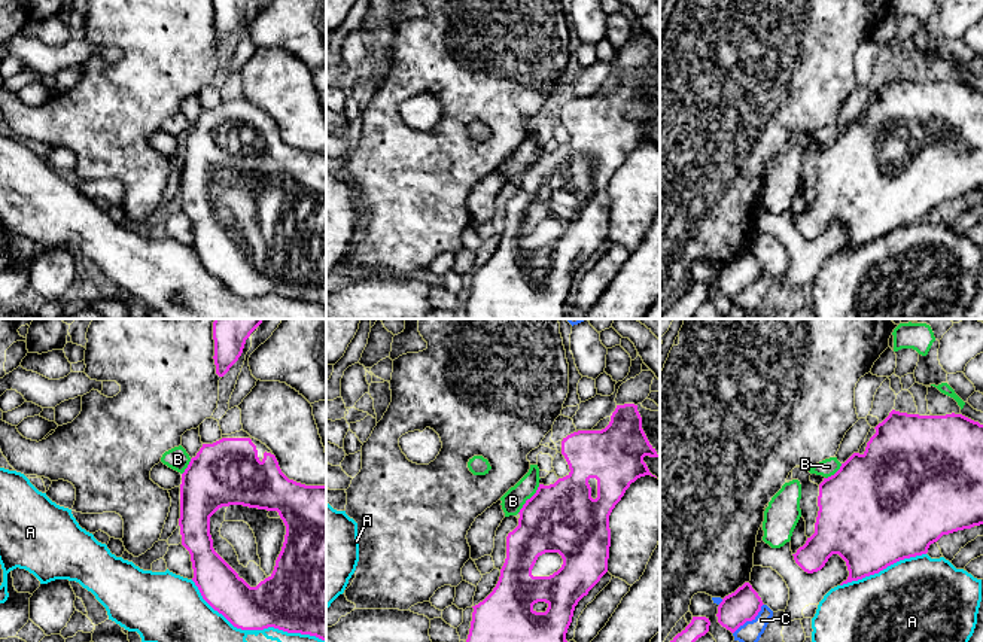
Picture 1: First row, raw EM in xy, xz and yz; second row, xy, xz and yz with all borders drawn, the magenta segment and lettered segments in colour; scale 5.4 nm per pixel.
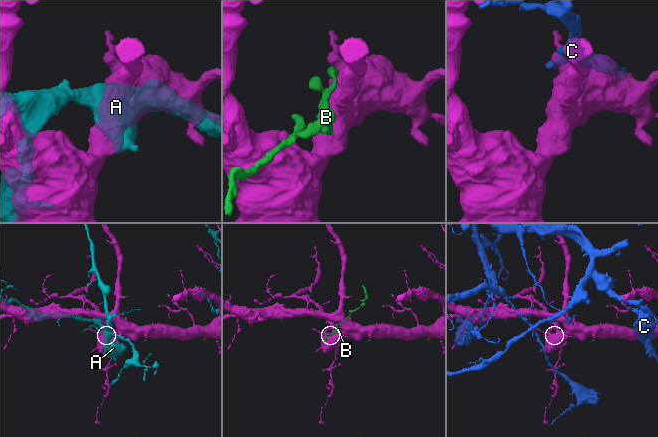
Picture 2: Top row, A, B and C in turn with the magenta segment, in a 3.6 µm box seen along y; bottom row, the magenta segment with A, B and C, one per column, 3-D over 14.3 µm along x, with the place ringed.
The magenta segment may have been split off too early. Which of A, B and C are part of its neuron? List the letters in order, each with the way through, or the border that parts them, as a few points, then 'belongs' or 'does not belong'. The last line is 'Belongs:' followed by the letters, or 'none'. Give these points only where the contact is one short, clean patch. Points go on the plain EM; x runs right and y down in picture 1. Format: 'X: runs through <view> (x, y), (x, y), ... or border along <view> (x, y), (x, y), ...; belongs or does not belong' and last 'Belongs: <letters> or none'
A: does not belong
B: does not belong
C: does not belong
Belongs: none

